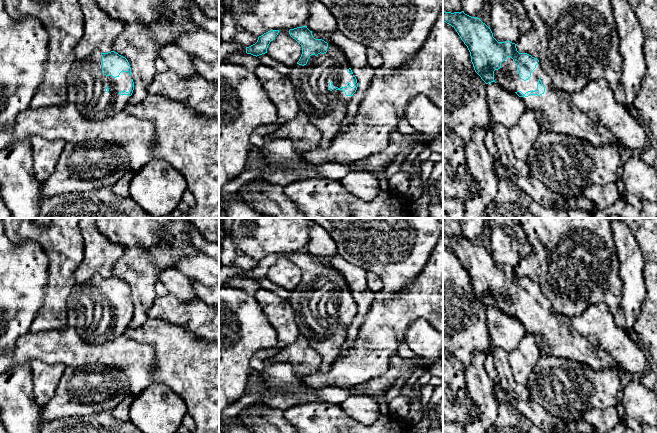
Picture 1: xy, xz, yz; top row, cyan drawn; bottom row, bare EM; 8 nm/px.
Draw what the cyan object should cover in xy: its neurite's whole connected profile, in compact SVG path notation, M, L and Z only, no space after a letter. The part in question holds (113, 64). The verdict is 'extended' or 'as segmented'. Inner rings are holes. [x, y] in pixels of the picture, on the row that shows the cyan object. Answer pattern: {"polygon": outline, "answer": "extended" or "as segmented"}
{"polygon": "M96 51L85 60L75 60L67 75L68 101L89 120L104 120L124 111L134 90L128 60L111 51Z", "answer": "extended"}

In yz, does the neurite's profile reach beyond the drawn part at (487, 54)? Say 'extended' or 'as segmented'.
extended

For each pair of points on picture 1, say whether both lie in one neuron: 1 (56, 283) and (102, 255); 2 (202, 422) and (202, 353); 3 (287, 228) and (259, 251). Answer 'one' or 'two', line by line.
1: two
2: one
3: one

